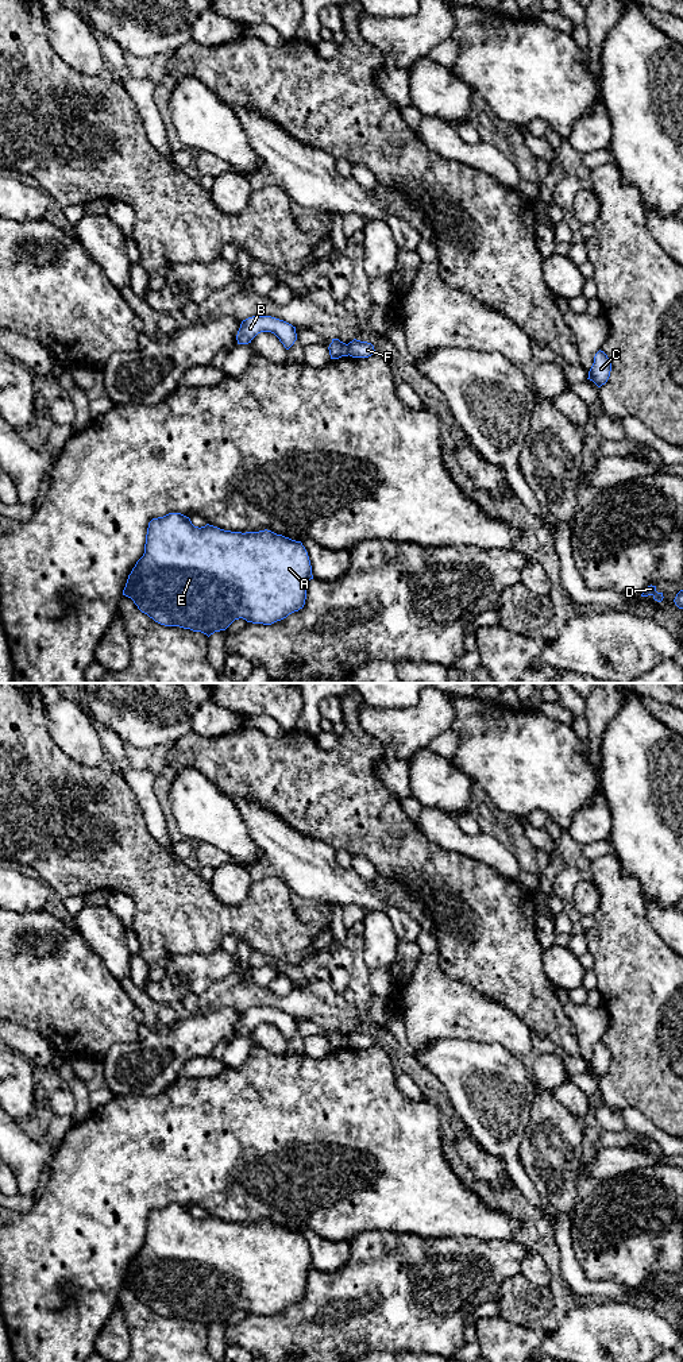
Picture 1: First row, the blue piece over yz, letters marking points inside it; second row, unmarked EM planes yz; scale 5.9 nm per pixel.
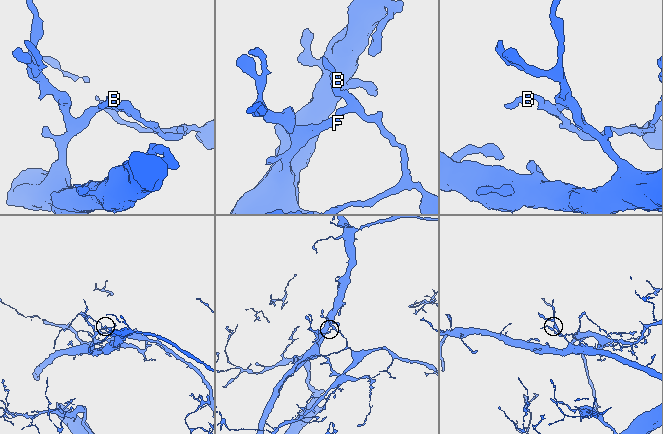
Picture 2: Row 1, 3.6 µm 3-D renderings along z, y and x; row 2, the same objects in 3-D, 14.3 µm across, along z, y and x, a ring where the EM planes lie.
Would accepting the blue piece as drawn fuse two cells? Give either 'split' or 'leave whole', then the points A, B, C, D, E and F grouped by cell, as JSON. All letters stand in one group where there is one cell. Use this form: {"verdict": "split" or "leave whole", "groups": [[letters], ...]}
{"verdict": "split", "groups": [["A", "D", "E", "F"], ["B", "C"]]}

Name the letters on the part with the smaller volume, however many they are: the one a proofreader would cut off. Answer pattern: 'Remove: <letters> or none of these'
Remove: B, C

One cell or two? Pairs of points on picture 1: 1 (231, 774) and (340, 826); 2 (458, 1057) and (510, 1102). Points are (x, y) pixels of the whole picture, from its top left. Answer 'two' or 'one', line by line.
1: one
2: one

